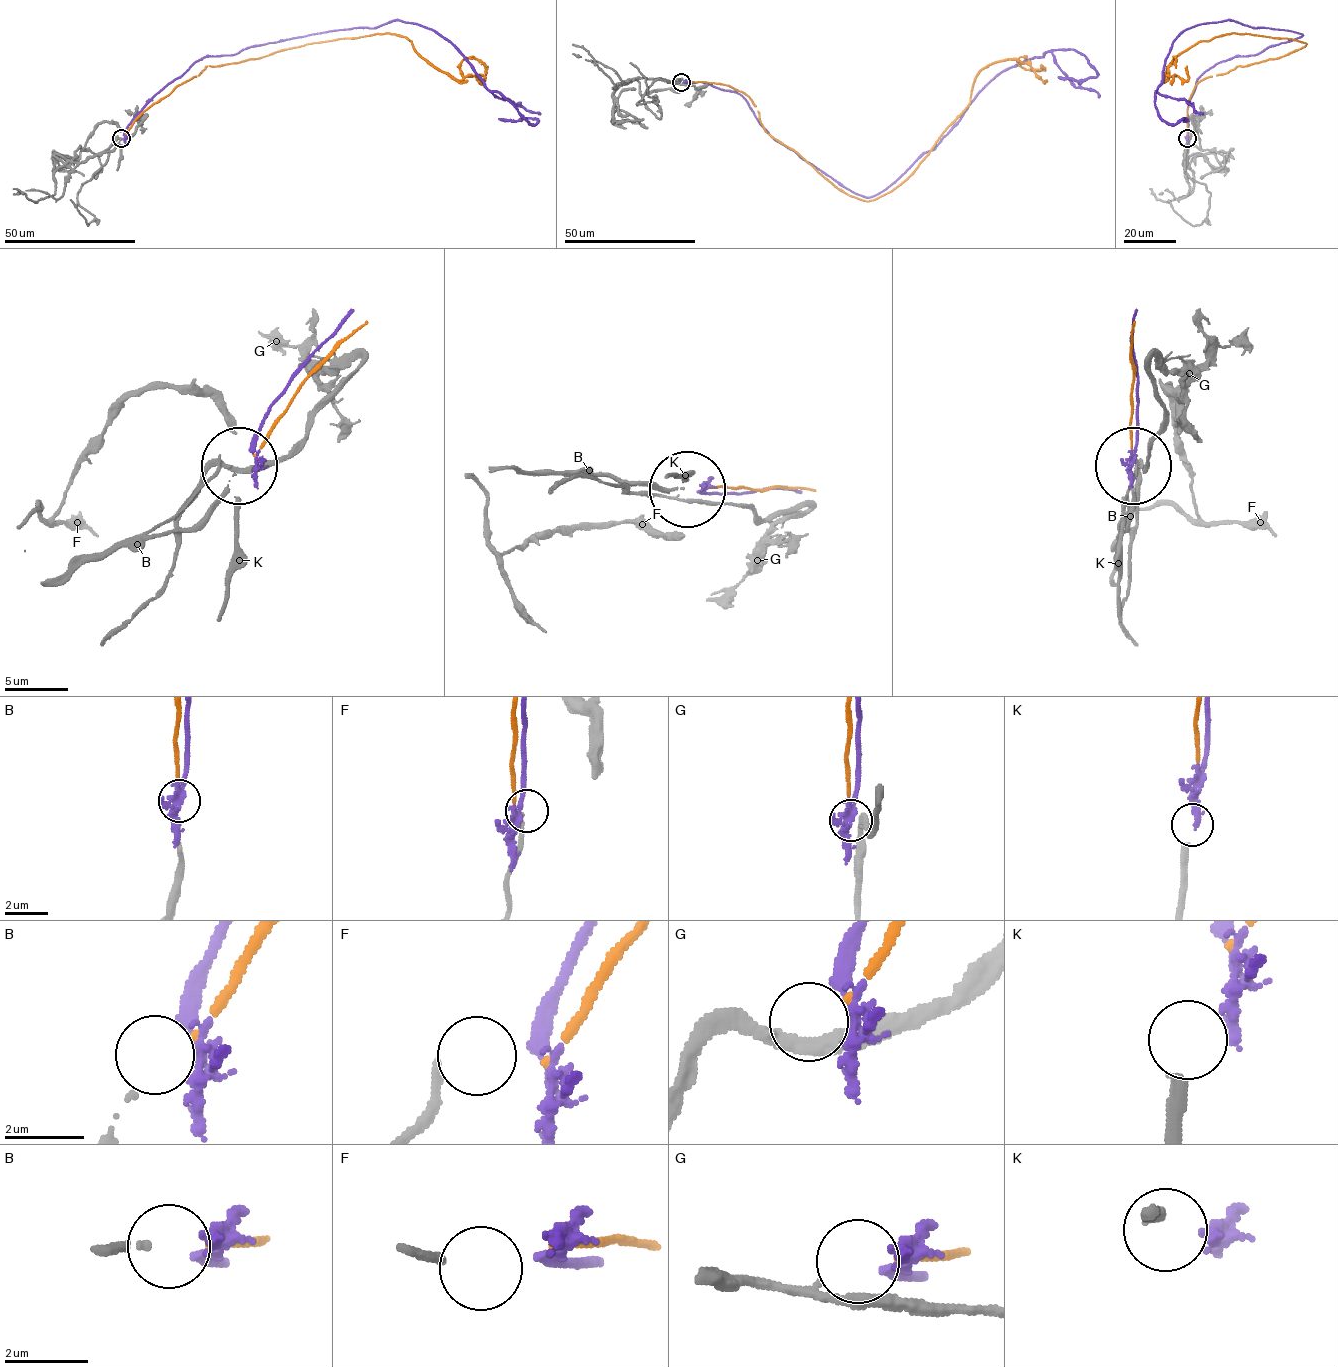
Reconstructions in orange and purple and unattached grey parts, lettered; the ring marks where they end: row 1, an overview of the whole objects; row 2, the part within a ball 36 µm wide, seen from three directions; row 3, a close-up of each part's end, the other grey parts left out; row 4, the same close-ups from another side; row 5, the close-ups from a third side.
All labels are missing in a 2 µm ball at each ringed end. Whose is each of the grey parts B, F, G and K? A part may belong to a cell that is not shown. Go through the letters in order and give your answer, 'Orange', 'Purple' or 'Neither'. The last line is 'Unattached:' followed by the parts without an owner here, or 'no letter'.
B: Purple
F: Neither
G: Orange
K: Neither
Unattached: F, K

